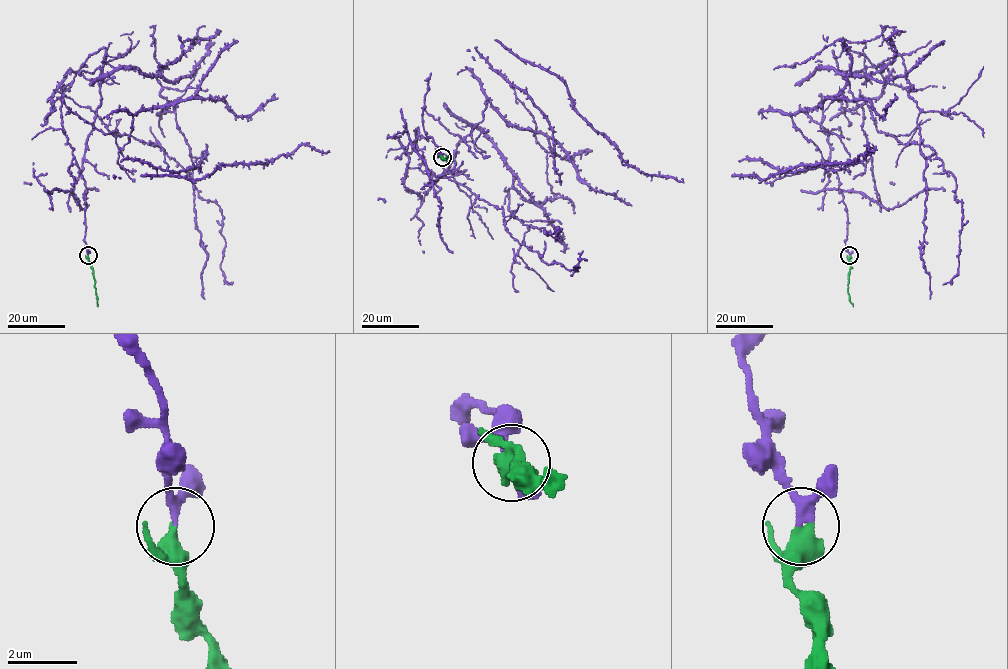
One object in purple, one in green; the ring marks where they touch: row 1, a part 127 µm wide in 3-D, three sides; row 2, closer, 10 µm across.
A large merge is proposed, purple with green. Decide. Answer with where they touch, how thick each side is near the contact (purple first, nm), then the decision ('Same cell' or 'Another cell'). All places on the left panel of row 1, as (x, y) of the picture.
Place: (88, 255). Thickness 220 nm (purple) against 360 nm. Same cell

